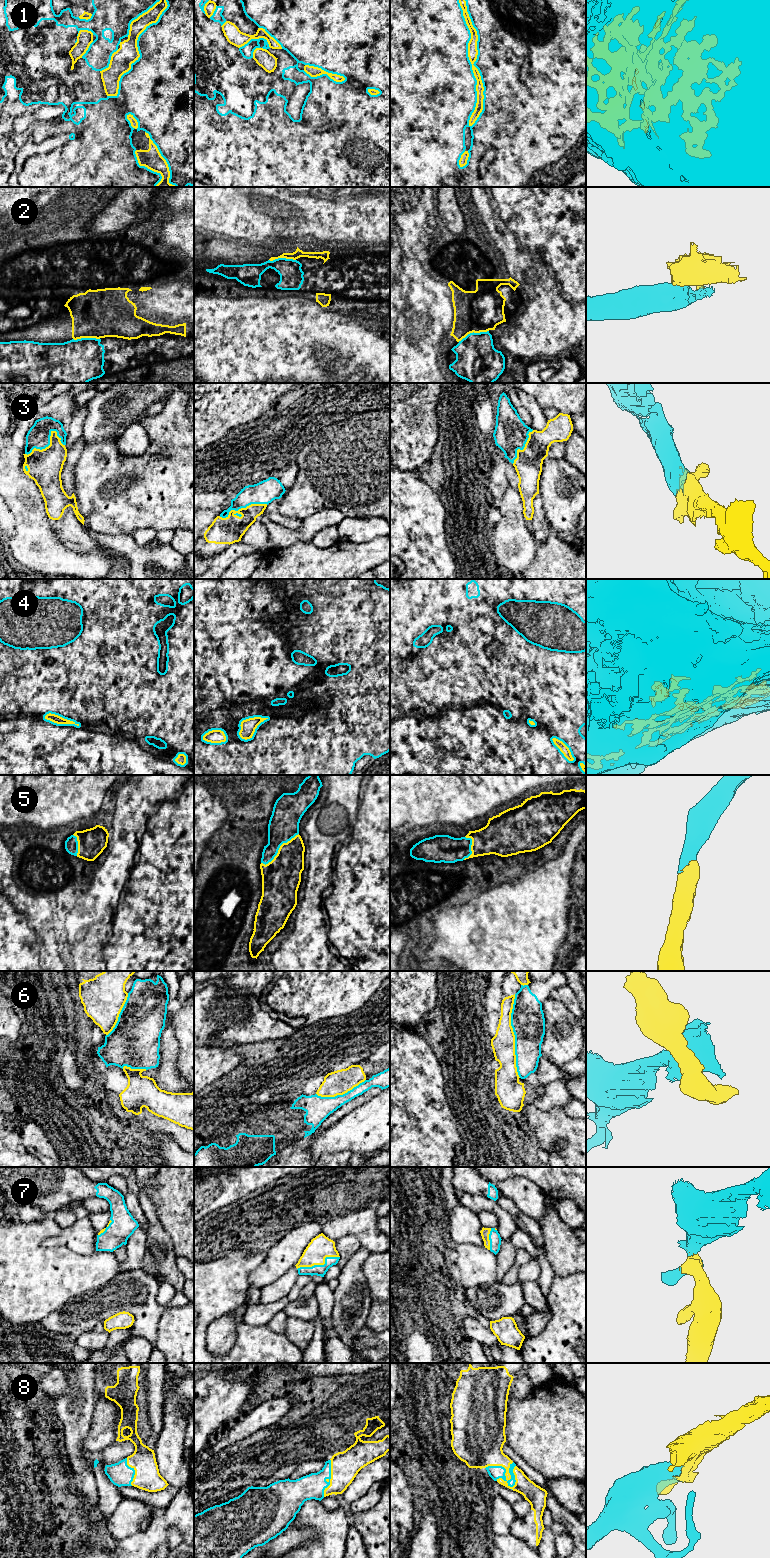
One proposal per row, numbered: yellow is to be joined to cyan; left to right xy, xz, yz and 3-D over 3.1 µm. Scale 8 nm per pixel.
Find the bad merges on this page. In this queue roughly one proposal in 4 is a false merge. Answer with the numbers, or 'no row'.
2, 6

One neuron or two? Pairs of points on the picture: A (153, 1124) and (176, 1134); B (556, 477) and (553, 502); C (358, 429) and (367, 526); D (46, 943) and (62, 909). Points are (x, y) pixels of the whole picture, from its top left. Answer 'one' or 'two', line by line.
A: one
B: one
C: two
D: two

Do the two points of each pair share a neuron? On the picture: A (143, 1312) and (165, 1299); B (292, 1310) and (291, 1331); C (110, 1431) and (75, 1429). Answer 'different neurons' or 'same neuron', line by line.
A: different neurons
B: different neurons
C: different neurons

